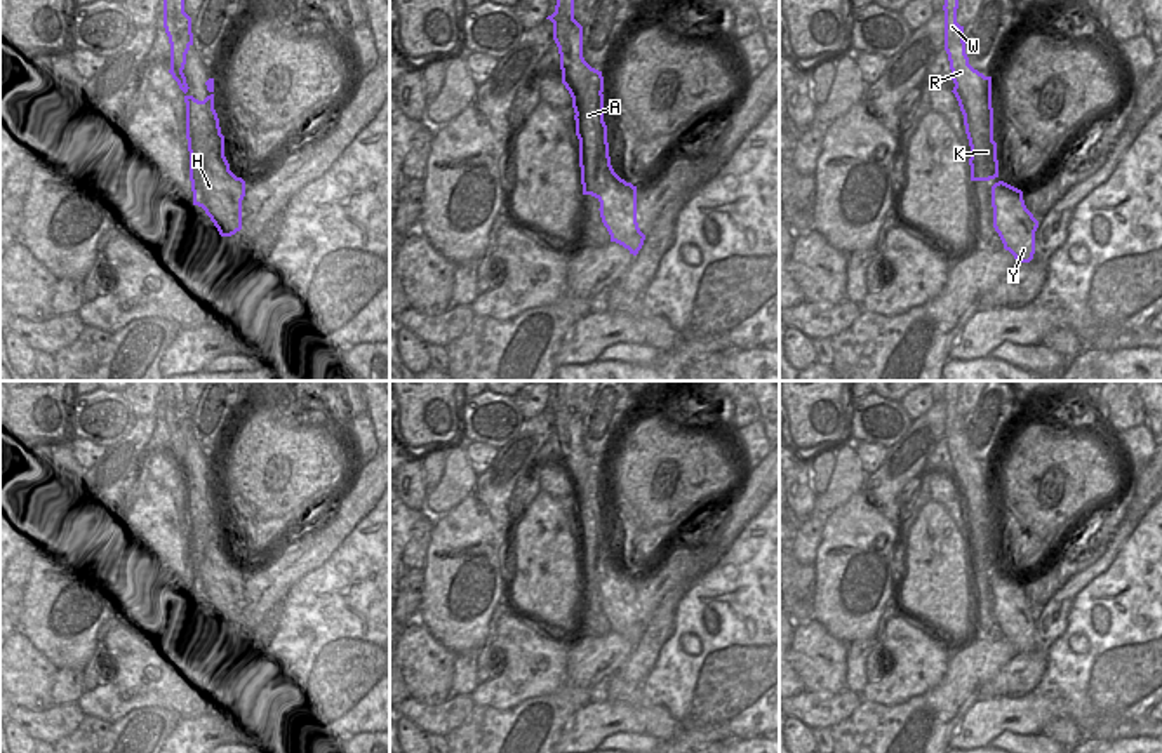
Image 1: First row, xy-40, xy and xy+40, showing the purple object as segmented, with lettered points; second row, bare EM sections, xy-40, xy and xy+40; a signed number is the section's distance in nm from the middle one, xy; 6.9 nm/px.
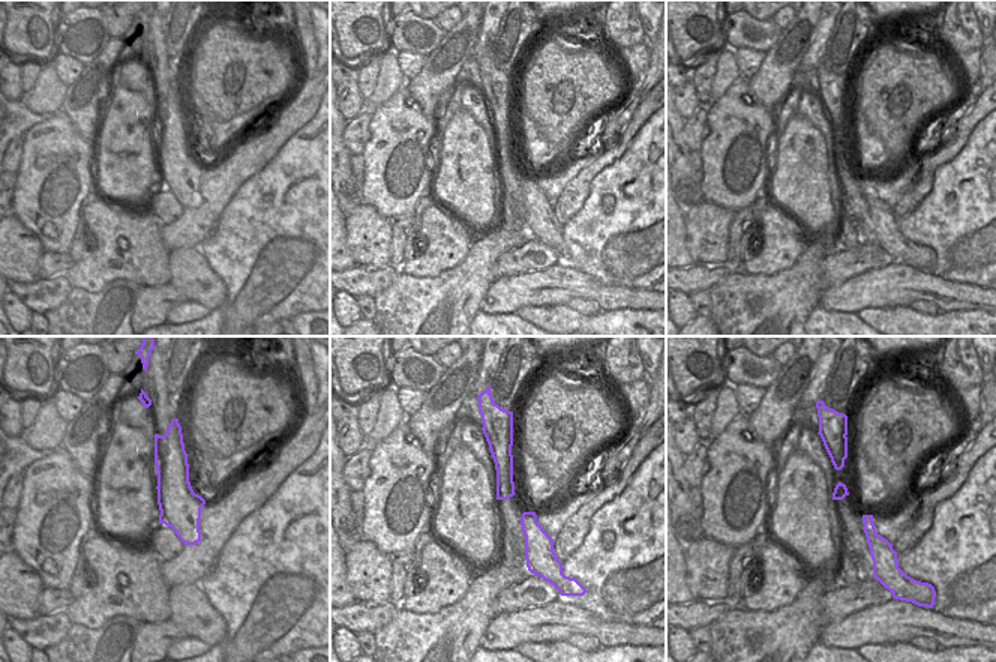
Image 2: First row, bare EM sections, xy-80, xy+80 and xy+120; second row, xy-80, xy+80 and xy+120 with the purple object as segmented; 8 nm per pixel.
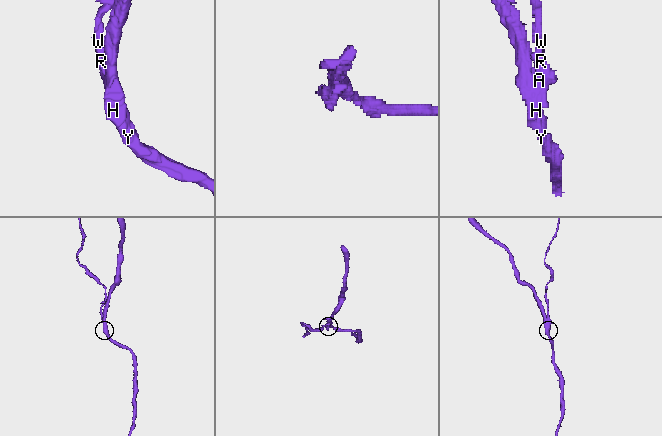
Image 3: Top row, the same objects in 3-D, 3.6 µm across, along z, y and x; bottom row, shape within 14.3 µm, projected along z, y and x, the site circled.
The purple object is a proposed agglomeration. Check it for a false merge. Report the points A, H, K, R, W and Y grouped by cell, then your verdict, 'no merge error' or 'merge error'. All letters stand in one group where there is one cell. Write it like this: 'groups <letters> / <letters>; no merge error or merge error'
groups A K R W / H Y; merge error

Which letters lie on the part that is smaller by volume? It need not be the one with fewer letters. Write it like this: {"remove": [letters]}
{"remove": ["A", "K", "R", "W"]}

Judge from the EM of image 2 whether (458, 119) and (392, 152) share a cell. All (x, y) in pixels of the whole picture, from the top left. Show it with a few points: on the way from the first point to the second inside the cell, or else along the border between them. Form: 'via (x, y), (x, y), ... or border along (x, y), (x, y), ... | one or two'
border along (441, 120), (435, 140) | two

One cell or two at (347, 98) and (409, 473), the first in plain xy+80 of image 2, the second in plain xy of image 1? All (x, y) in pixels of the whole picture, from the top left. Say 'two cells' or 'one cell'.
one cell

